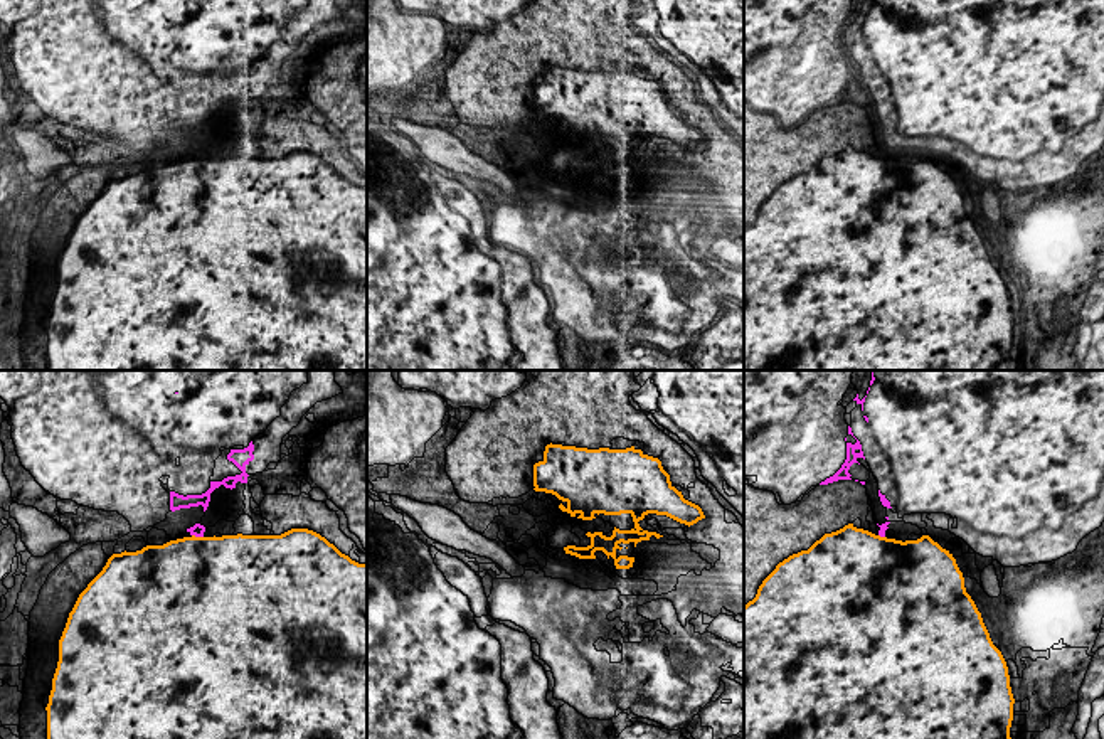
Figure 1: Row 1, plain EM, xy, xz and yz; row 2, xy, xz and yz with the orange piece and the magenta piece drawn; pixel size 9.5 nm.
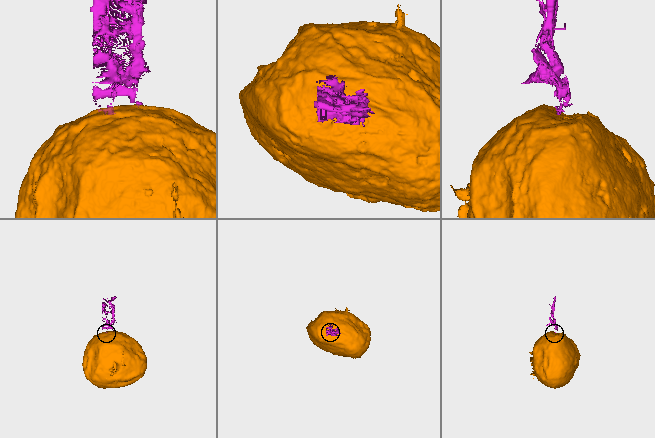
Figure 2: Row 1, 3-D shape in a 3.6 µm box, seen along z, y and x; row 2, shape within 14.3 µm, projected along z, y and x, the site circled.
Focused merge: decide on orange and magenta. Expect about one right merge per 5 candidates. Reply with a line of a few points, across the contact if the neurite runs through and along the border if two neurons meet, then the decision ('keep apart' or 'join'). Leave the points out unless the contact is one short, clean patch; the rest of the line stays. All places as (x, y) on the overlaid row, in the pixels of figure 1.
xy (192, 534), (202, 537) | keep apart

